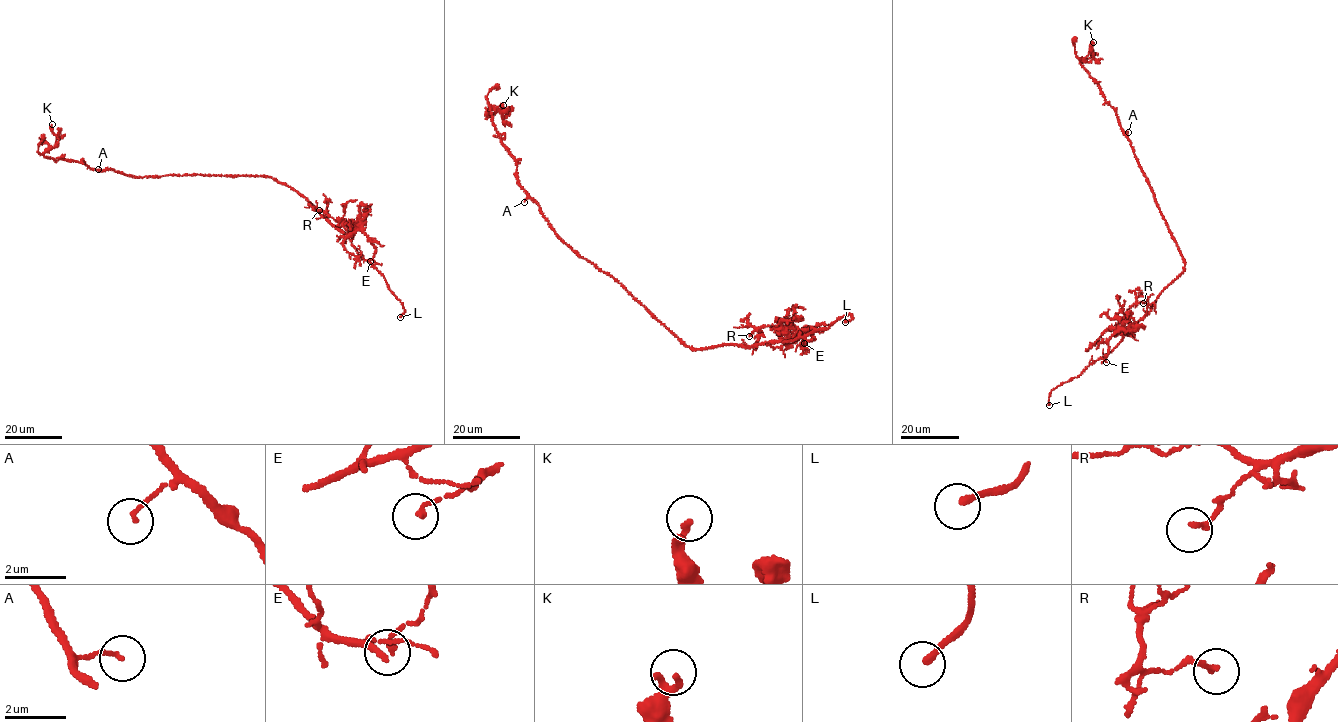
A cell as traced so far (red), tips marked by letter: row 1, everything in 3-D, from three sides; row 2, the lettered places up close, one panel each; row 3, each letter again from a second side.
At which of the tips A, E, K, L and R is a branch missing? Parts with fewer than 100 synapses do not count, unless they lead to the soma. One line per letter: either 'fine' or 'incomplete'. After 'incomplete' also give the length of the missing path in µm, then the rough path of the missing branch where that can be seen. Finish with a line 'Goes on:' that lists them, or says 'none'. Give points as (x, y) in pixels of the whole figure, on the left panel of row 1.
A: fine
E: fine
K: fine
L: incomplete | 35 µm
R: fine
Goes on: L

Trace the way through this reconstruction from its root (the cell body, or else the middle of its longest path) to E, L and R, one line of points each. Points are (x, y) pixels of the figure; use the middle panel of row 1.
E: (648, 312), (694, 349), (724, 345), (751, 347), (782, 341), (801, 331), (811, 330), (813, 340), (804, 343)
L: (648, 312), (686, 346), (696, 350), (791, 341), (852, 315), (851, 320), (845, 322)
R: (648, 312), (694, 349), (724, 345), (751, 347), (787, 339), (769, 325), (749, 336)

